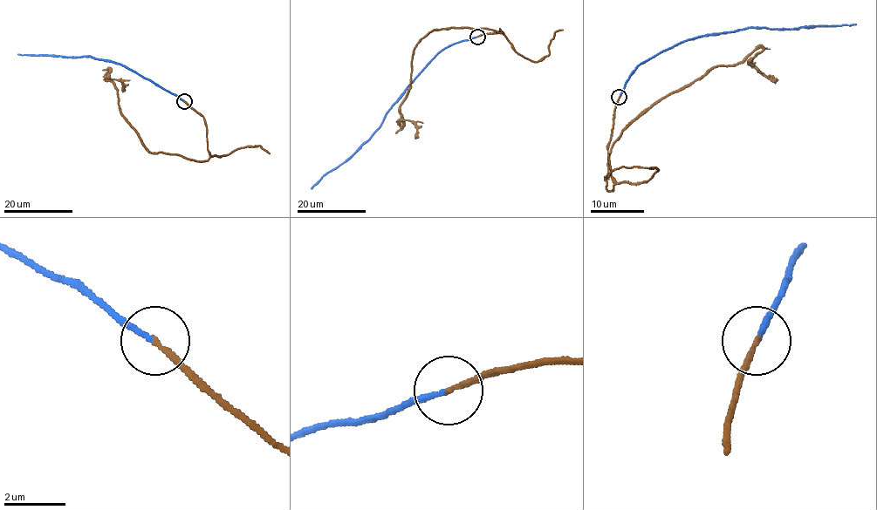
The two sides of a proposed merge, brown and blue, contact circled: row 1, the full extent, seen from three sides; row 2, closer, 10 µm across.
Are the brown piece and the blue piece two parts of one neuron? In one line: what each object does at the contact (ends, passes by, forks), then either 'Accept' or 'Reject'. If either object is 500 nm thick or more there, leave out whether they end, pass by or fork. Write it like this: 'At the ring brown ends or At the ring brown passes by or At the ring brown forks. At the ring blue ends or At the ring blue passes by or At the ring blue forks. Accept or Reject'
At the ring brown ends. At the ring blue ends. Accept

